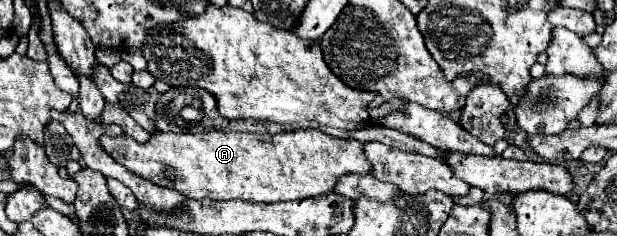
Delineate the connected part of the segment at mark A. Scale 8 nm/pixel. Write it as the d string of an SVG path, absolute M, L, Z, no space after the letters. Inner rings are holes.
M298 129L276 135L258 135L258 133L238 133L238 131L204 131L196 135L186 133L158 133L148 139L148 143L136 143L128 135L100 139L104 151L112 155L120 165L132 173L148 179L160 187L176 189L188 199L242 199L250 203L278 203L278 201L296 201L312 199L318 195L328 195L334 191L336 183L344 175L368 175L372 173L370 161L364 157L364 145L356 139L338 139L320 129Z

